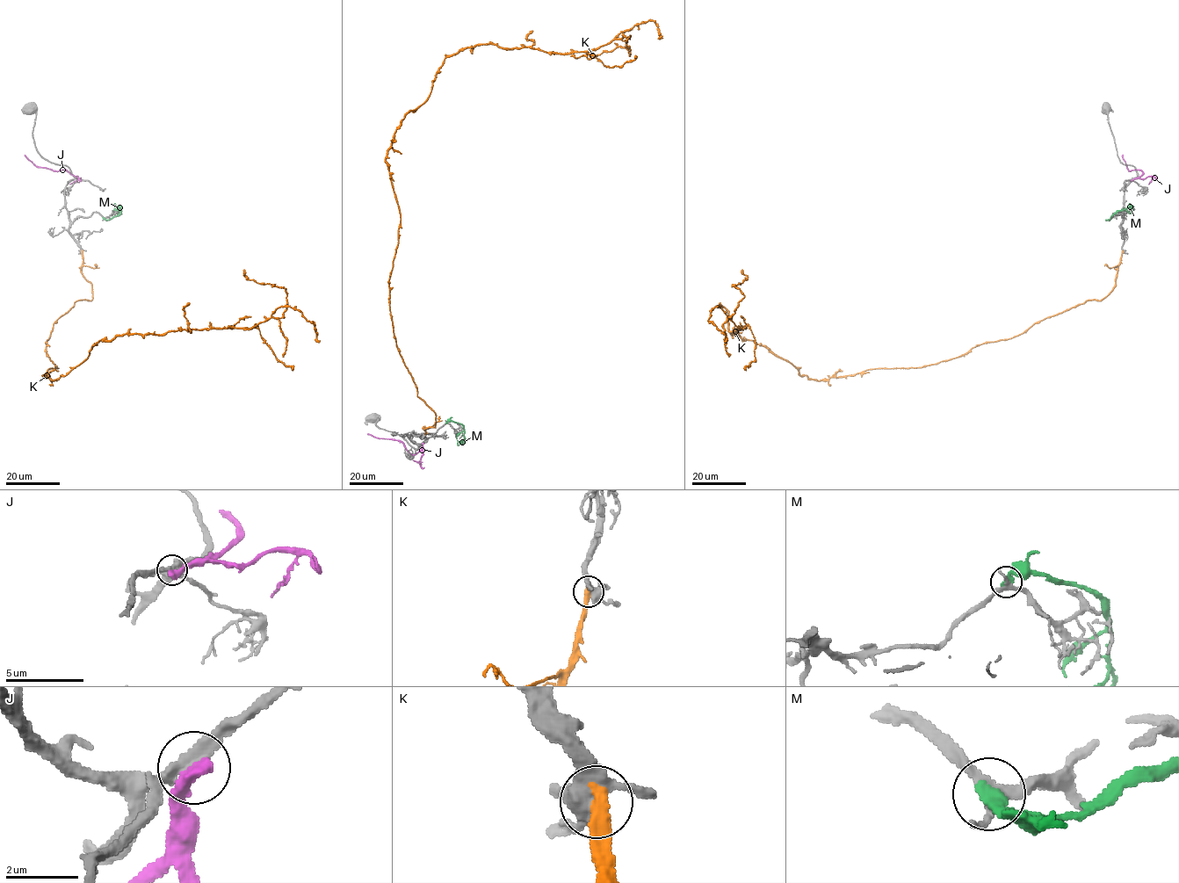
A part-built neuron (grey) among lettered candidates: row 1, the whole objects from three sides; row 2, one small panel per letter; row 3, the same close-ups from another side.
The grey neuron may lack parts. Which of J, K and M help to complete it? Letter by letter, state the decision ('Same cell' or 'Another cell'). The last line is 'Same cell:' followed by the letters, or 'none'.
J: Another cell
K: Same cell
M: Another cell
Same cell: K

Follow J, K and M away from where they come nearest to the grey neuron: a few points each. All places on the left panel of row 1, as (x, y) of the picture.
J: (80, 179), (66, 170), (36, 167), (24, 155)
K: (82, 251), (92, 298), (54, 323), (52, 380), (99, 340), (281, 318), (287, 293), (244, 269)
M: (103, 218), (111, 220), (117, 216), (121, 206), (116, 206)

